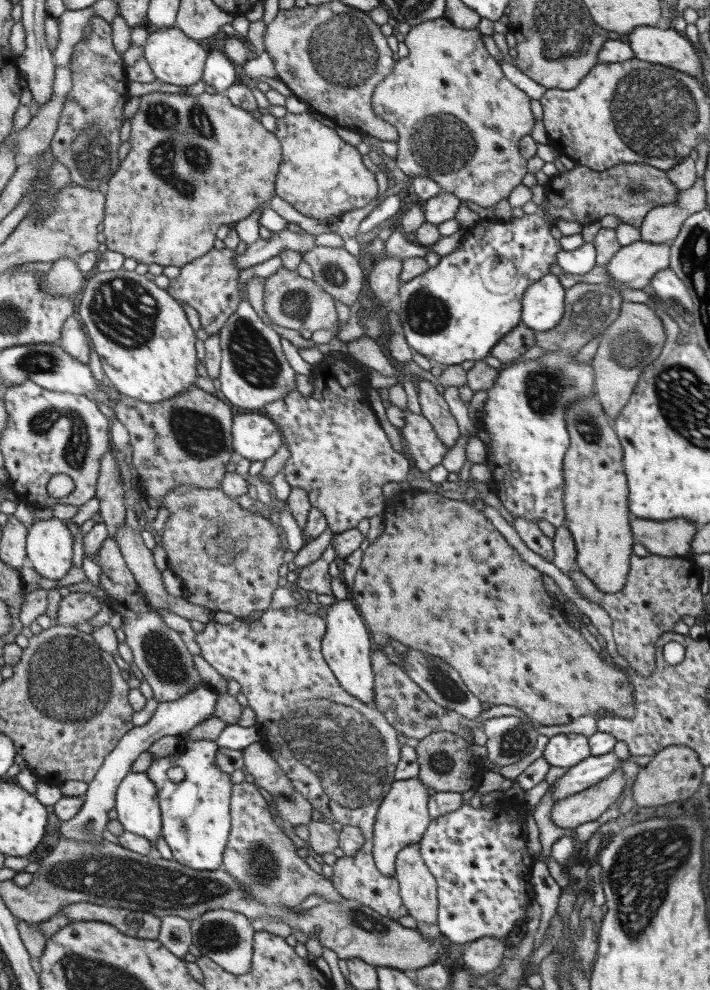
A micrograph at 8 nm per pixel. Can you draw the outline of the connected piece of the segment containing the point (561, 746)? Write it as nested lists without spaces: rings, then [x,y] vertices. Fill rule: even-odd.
[[[573,732],[550,737],[543,757],[551,766],[572,768],[590,755],[589,737]]]

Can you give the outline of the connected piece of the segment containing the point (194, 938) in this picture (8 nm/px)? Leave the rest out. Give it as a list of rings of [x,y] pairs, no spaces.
[[[211,910],[190,921],[191,941],[201,954],[211,958],[230,974],[246,974],[251,969],[254,928],[252,920],[242,913]]]

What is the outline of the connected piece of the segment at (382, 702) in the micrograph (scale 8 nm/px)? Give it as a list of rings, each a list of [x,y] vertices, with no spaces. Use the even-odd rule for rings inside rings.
[[[375,651],[371,656],[371,665],[374,673],[374,692],[373,702],[377,706],[378,712],[386,718],[386,721],[400,734],[407,738],[416,738],[422,740],[425,736],[438,731],[456,733],[466,739],[470,750],[474,756],[483,758],[487,756],[485,746],[476,745],[468,734],[468,731],[474,728],[484,728],[484,722],[490,718],[502,718],[502,716],[516,716],[522,720],[528,719],[523,710],[510,705],[491,705],[491,709],[482,712],[480,717],[470,720],[464,719],[464,716],[457,714],[448,708],[440,706],[426,694],[418,684],[416,684],[407,672],[398,664],[392,664],[384,651]]]

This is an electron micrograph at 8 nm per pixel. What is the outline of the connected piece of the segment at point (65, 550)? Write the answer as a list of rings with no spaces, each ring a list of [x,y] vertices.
[[[56,517],[38,520],[27,534],[27,560],[42,577],[64,578],[72,563],[73,535],[67,523]]]

